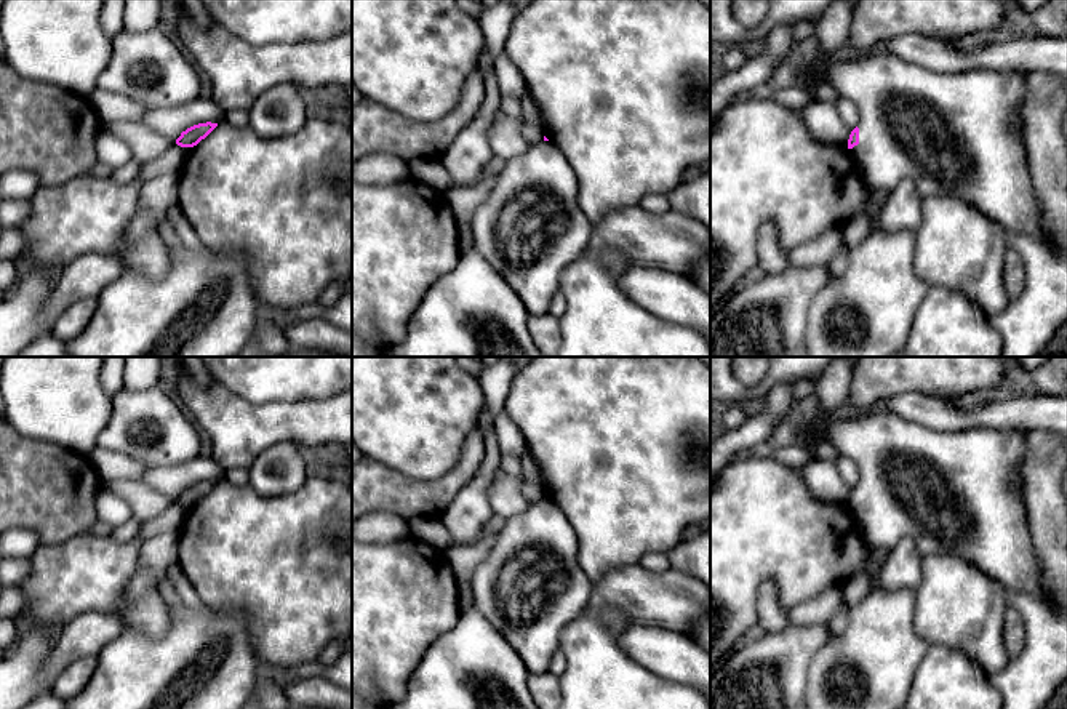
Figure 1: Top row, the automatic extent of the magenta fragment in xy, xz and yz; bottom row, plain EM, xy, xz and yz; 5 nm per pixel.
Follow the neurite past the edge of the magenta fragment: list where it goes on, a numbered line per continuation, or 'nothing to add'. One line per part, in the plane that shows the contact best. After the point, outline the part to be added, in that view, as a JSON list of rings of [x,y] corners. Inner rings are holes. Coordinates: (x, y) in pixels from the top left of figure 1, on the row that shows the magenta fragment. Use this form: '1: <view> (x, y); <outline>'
1: yz (955, 133); [[[877,48],[869,53],[851,53],[846,59],[838,56],[825,62],[816,59],[805,70],[798,70],[798,75],[798,82],[806,80],[808,86],[832,85],[840,99],[849,99],[857,107],[859,144],[851,152],[872,187],[889,192],[902,179],[910,178],[921,198],[957,195],[998,222],[1008,238],[1014,234],[1033,235],[1048,248],[1041,226],[1043,211],[1033,192],[1029,154],[1024,144],[1024,96],[1027,88],[1024,72],[985,69],[934,72]]]

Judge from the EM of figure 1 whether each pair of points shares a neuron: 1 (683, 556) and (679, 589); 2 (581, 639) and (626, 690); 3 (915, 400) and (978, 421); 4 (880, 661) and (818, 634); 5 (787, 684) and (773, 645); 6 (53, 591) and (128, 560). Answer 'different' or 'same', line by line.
1: different
2: same
3: same
4: different
5: same
6: same

